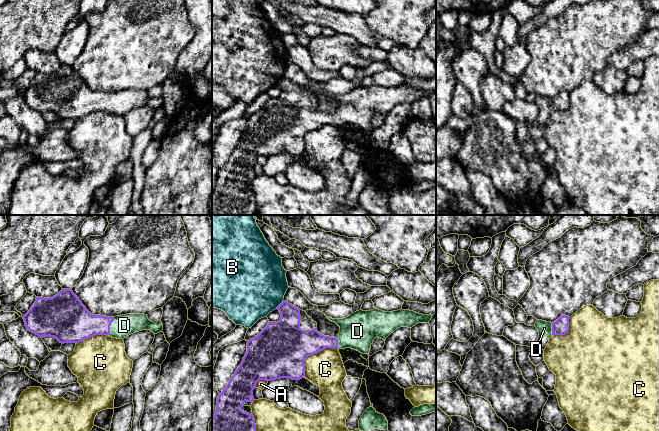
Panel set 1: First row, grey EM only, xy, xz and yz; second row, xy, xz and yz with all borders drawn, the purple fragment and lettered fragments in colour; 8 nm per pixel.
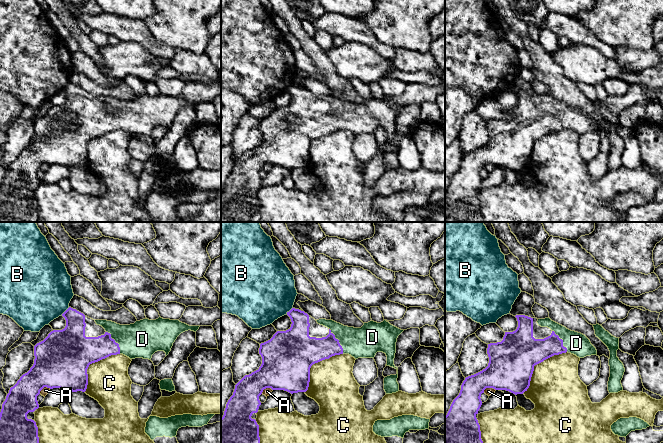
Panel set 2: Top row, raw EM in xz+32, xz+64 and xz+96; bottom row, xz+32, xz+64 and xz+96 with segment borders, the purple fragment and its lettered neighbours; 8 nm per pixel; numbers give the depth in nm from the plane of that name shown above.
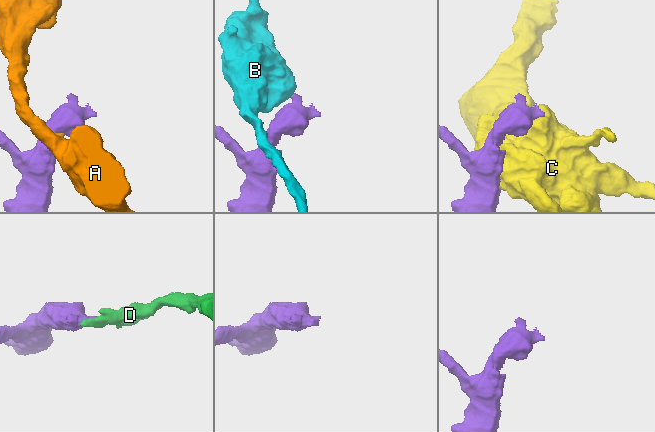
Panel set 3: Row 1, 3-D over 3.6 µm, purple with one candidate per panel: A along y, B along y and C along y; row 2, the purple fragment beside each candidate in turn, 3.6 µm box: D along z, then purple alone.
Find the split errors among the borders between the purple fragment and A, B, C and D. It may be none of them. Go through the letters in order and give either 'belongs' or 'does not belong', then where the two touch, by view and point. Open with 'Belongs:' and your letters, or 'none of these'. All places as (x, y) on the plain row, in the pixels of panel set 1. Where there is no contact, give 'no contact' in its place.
Belongs: D
A: does not belong; meets purple in xz at (259, 155)
B: does not belong; meets purple in xz at (279, 81)
C: does not belong; meets purple in xz at (312, 130)
D: belongs; meets purple in xy at (110, 101)

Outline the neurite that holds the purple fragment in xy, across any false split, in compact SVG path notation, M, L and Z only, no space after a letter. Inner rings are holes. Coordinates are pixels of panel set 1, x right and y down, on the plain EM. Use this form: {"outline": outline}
{"outline": "M62 65L57 71L51 74L37 73L34 81L23 92L26 104L38 111L39 113L54 113L60 119L79 119L87 114L95 111L109 111L112 114L124 115L127 112L142 106L150 106L154 110L162 108L163 100L161 96L150 97L147 91L144 90L126 90L115 93L106 93L101 91L92 91L86 83L82 80L79 74L73 69L71 65Z"}

